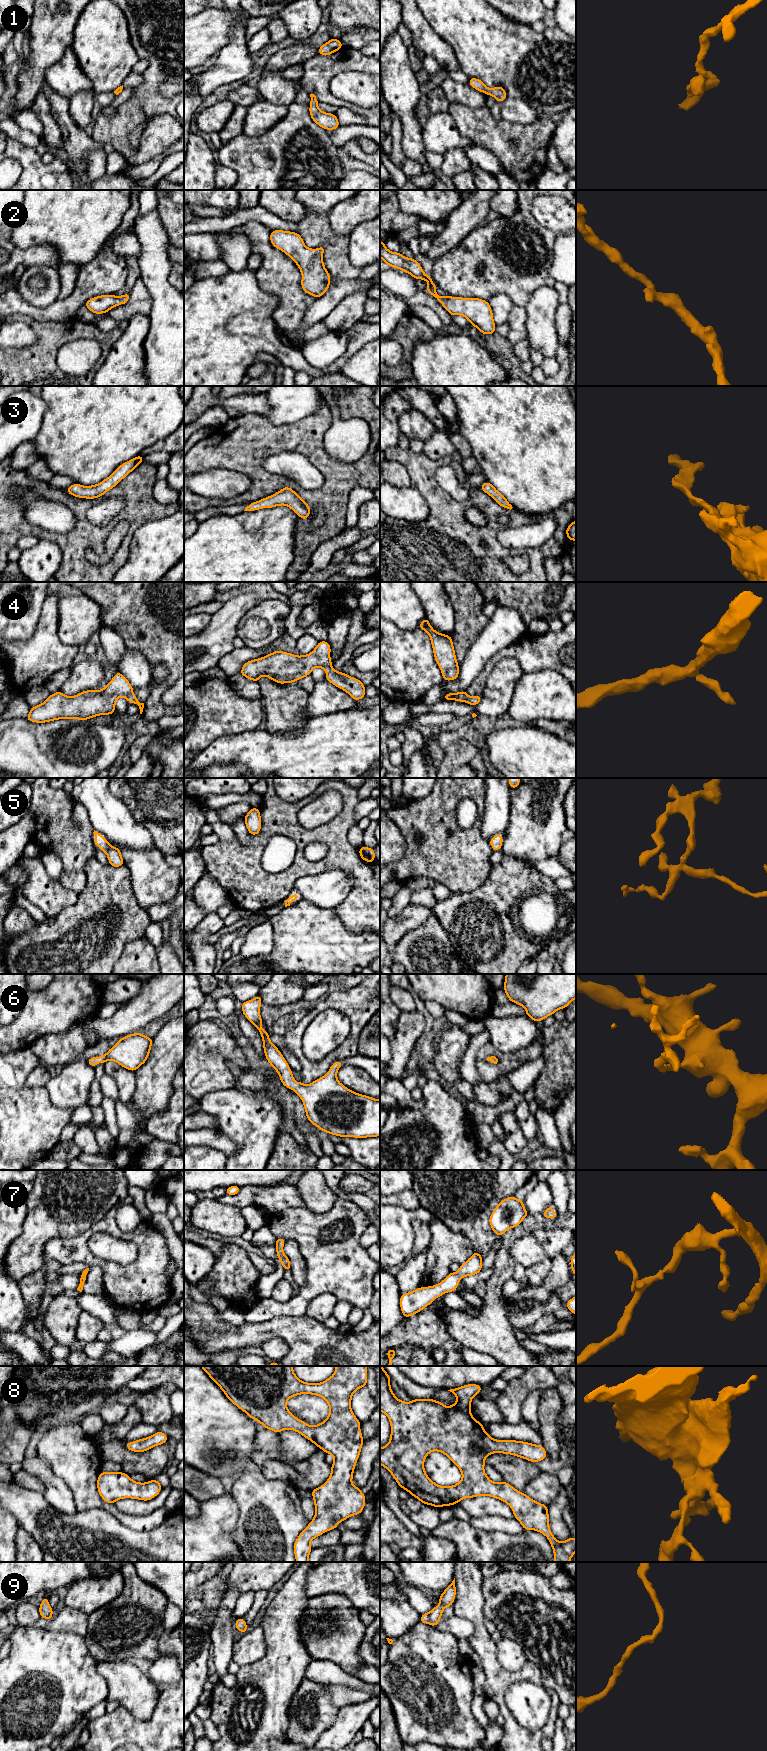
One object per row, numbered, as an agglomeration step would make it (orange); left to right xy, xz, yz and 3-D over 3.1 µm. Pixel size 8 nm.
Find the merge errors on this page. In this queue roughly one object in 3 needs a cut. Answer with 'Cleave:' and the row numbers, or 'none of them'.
Cleave: none of them

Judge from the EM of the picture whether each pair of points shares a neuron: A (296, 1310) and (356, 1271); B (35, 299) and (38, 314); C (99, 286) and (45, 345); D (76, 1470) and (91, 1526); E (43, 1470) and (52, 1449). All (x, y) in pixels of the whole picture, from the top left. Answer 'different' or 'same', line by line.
A: same
B: different
C: different
D: different
E: different

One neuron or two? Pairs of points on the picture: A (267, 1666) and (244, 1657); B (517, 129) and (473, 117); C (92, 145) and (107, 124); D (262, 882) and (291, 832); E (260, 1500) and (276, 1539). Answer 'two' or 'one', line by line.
A: two
B: one
C: two
D: one
E: one

